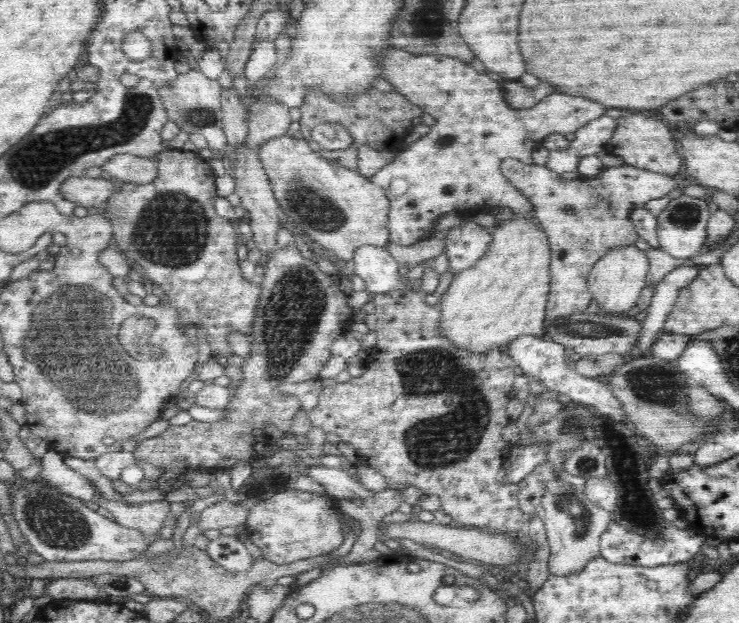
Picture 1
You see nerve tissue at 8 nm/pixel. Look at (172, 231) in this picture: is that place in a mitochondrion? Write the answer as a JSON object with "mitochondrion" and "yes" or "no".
{"mitochondrion":"yes"}

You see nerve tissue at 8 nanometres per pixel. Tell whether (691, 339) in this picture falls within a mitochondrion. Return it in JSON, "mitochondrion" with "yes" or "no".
{"mitochondrion":"no"}

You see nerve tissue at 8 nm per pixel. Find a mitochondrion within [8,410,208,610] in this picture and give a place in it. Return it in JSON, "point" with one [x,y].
{"point":[55,523]}

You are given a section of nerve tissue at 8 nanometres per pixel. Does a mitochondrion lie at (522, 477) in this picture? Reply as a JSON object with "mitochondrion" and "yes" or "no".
{"mitochondrion":"no"}

